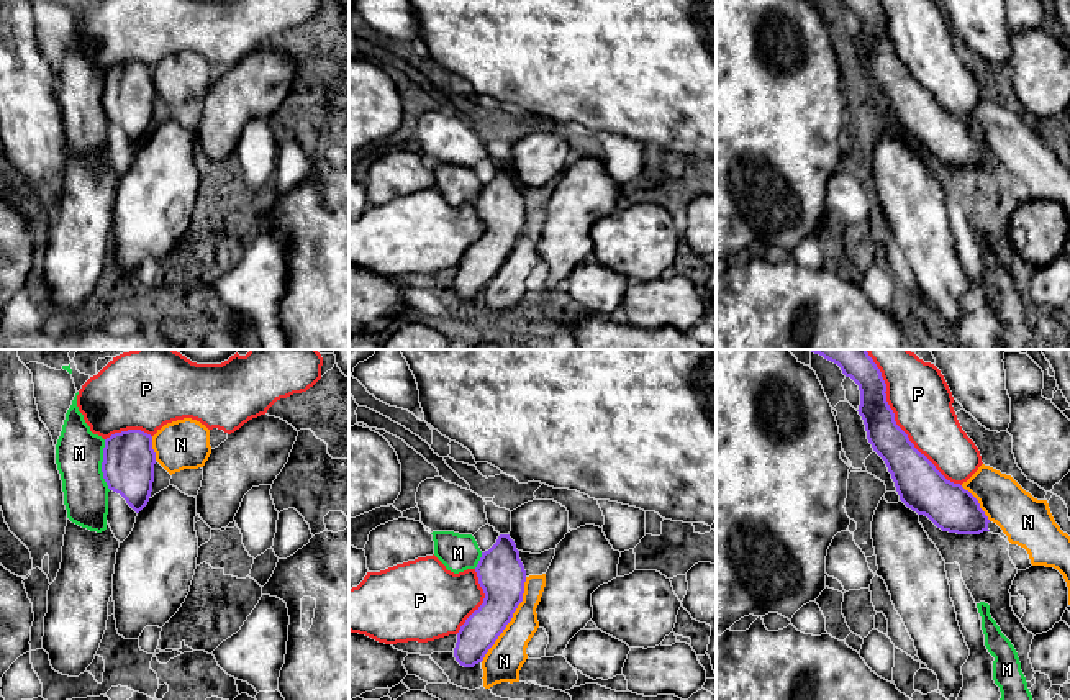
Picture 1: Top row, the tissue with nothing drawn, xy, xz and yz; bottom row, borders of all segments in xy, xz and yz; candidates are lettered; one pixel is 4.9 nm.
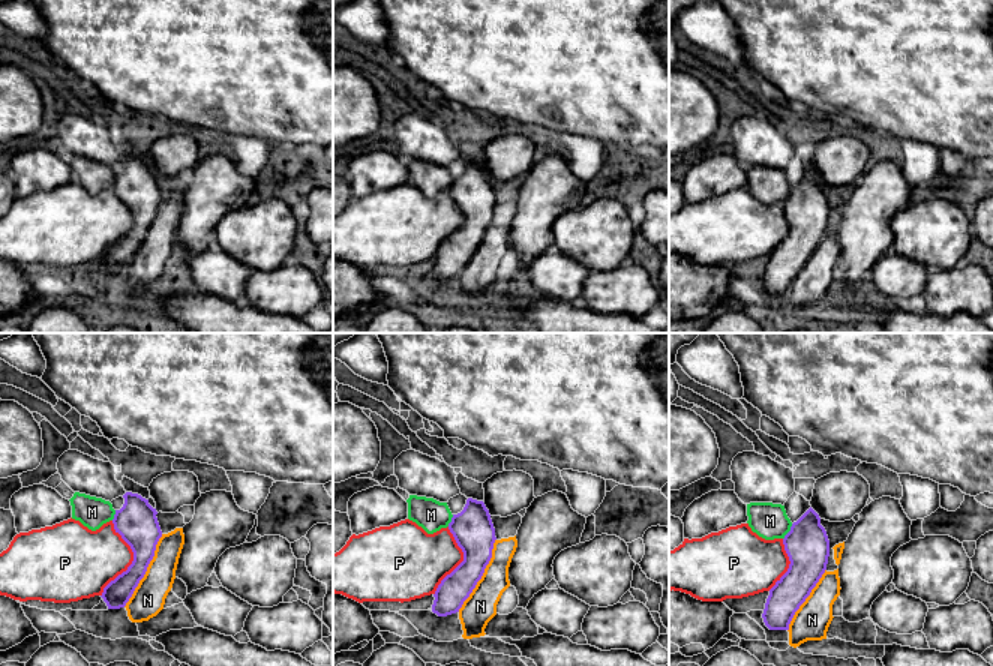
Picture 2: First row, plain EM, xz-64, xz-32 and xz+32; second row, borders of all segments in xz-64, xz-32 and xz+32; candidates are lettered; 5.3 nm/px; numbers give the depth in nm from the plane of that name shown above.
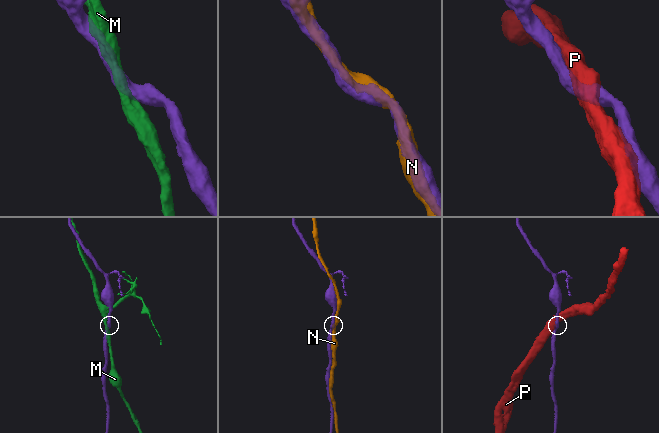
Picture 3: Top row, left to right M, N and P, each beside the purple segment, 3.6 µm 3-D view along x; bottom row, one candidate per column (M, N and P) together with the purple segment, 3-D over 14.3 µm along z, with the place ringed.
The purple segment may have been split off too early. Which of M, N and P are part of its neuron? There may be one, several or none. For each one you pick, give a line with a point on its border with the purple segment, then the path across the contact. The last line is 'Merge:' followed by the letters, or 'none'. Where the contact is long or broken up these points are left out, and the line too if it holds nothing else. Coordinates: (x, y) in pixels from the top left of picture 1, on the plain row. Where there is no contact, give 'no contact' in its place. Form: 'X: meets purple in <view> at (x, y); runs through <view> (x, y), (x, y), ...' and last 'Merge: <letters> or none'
Merge: none

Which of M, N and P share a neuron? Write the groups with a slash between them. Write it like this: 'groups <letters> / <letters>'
groups M / N / P

